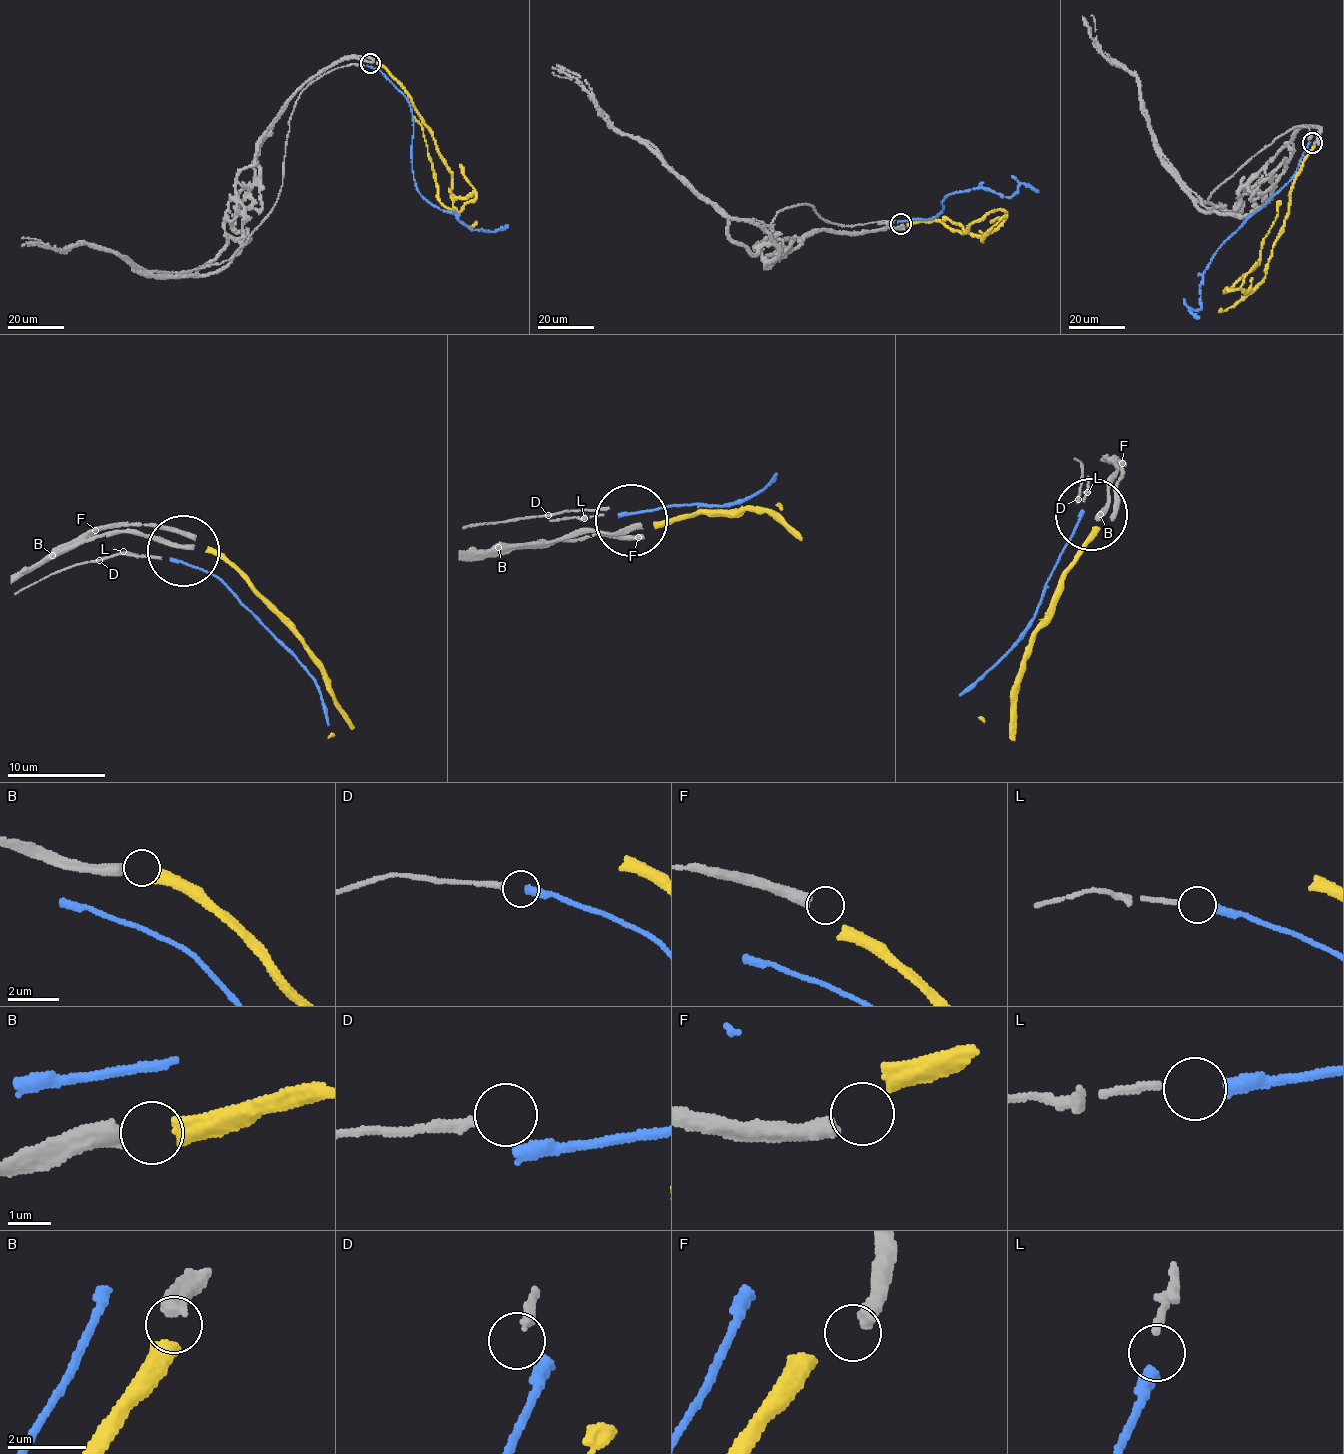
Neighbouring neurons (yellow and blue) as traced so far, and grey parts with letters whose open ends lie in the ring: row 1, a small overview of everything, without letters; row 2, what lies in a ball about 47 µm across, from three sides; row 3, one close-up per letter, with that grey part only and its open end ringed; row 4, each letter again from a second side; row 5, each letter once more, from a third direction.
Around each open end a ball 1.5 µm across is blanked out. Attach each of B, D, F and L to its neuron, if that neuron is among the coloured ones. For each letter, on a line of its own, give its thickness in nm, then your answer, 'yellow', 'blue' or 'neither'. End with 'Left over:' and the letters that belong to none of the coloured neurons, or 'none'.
B: 400 nm thick; yellow
D: 240 nm thick; neither
F: 420 nm thick; neither
L: 170 nm thick; blue
Left over: D, F

